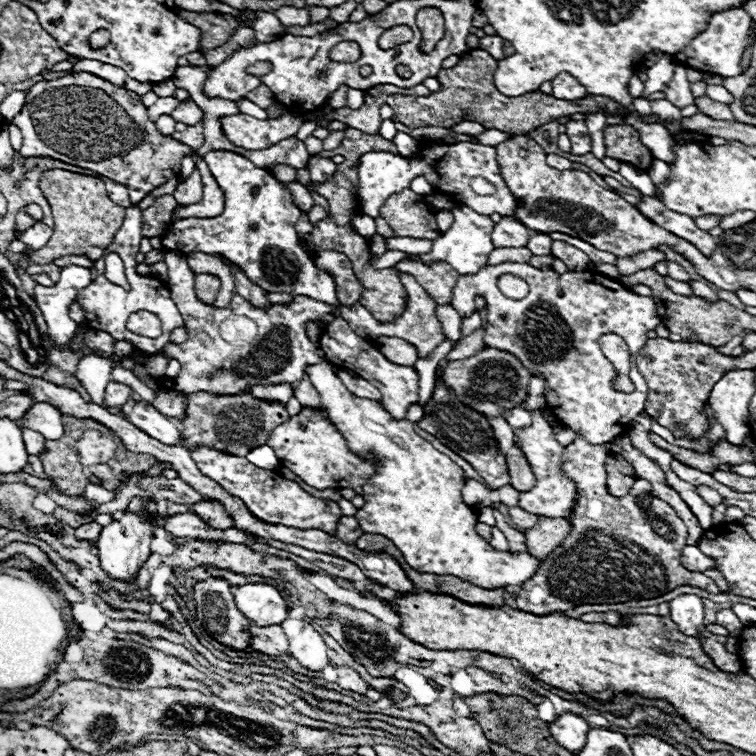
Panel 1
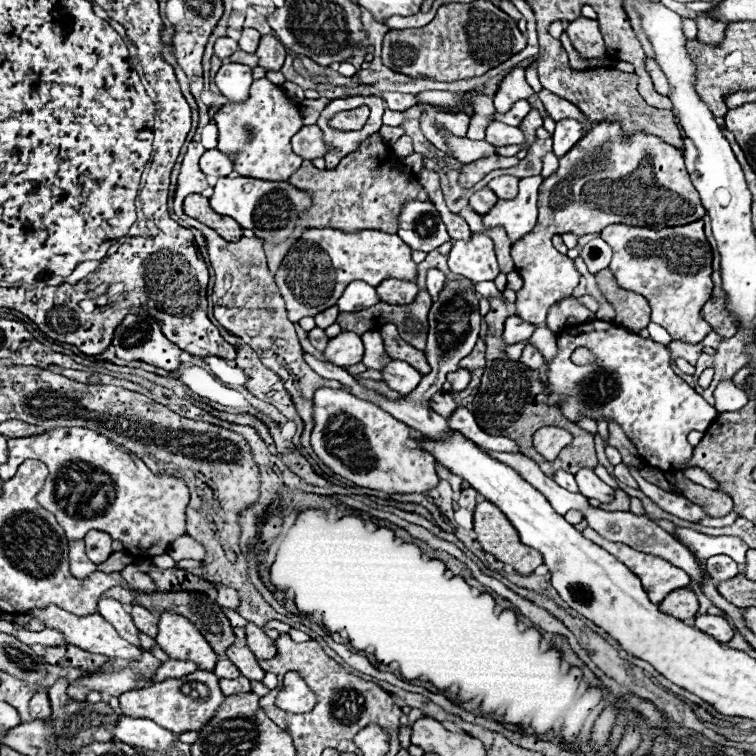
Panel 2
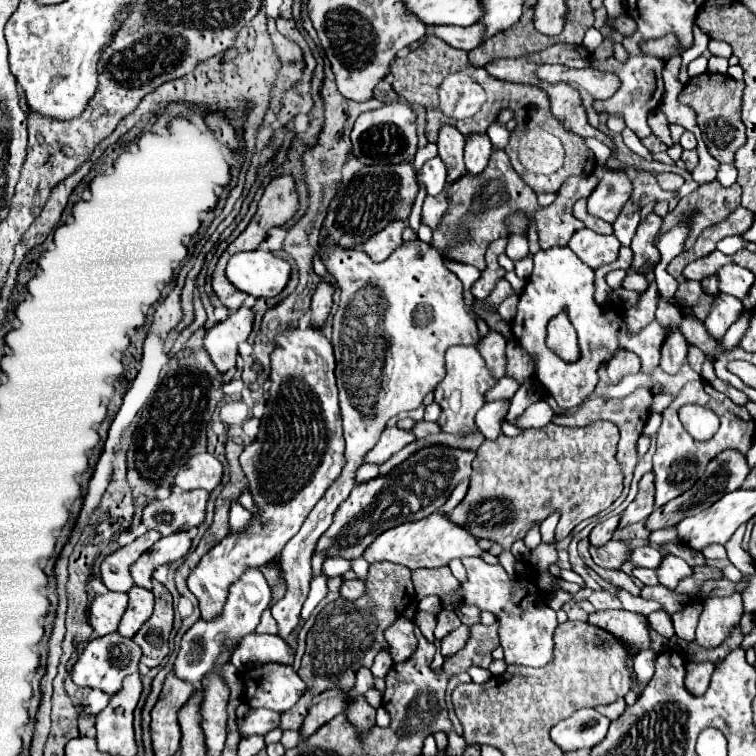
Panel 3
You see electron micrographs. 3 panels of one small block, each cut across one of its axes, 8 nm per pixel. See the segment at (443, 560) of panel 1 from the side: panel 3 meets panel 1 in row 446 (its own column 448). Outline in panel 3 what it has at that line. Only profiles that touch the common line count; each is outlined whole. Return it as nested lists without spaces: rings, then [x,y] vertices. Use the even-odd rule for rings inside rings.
[[[454,346],[446,352],[446,378],[434,390],[434,402],[442,408],[438,426],[442,432],[466,436],[470,432],[478,432],[474,422],[476,412],[486,404],[486,392],[496,384],[496,378],[484,364],[484,358],[476,350],[476,346]]]

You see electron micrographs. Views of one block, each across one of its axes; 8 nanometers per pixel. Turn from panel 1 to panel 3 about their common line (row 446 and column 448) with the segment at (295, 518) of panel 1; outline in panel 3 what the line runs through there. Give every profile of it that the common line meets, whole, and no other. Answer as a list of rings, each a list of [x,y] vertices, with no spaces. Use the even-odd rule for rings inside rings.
[[[444,189],[438,195],[427,196],[424,200],[420,220],[422,220],[426,226],[430,226],[432,230],[436,230],[436,226],[440,224],[442,216],[444,216],[446,210],[448,210],[449,201],[446,195],[447,191]]]

